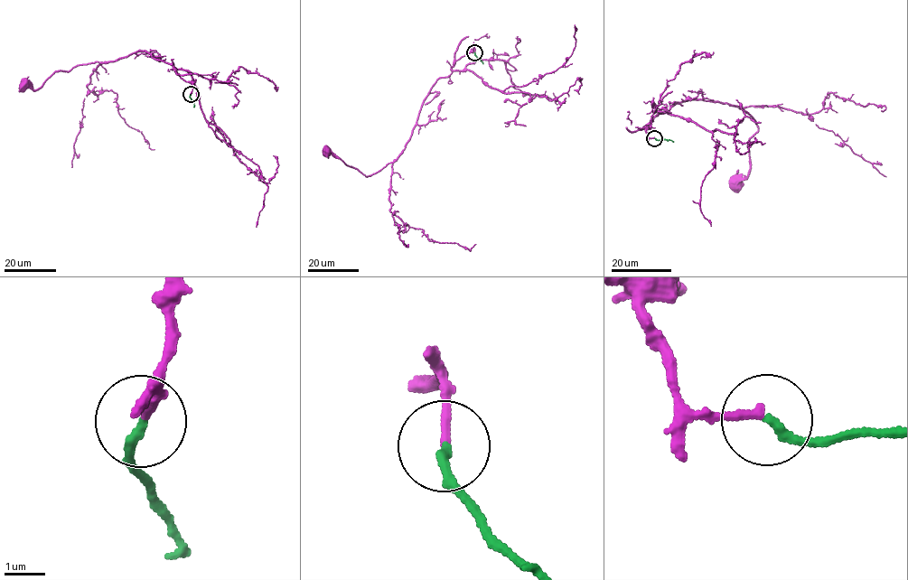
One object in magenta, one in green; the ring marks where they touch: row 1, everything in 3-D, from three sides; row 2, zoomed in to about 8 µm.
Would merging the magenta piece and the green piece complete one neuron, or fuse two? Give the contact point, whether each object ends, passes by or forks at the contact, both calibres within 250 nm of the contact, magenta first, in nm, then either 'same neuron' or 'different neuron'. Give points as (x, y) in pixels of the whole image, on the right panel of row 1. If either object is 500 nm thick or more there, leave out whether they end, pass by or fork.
at (654, 138); magenta ends there; green ends there; 220 nm thick on the magenta side, 220 nm on the other; same neuron

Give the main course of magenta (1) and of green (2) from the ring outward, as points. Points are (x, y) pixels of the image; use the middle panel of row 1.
1: (474, 51), (461, 58), (447, 76), (436, 81), (410, 139), (392, 162), (366, 176), (327, 151)
2: (474, 52), (483, 63)

